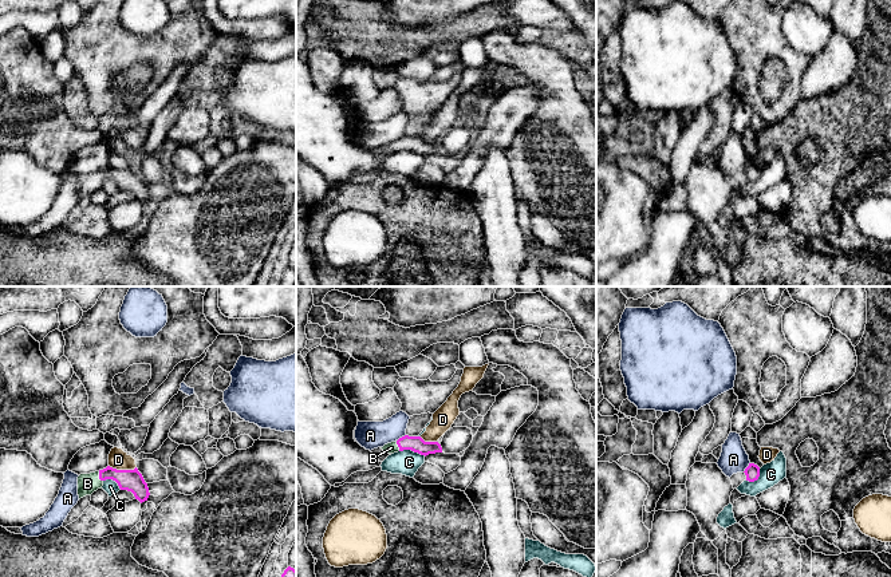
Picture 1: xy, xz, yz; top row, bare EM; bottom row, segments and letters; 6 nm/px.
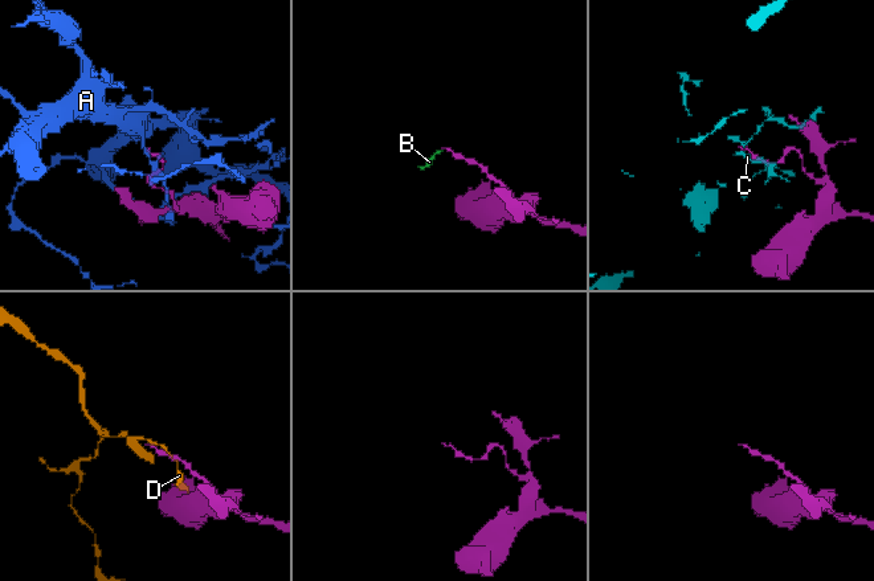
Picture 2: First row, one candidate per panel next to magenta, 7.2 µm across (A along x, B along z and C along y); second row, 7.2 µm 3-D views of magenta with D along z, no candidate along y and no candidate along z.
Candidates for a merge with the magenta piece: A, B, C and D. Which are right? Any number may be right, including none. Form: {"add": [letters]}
{"add": ["B"]}

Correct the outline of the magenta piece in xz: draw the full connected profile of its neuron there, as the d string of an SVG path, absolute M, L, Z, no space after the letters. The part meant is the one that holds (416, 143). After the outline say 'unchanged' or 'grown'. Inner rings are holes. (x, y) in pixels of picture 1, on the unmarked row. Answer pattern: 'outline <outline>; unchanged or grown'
outline M405 135L395 142L387 143L381 149L389 154L411 150L425 157L429 154L442 153L442 147L438 142L425 142L421 137L409 135Z; grown

